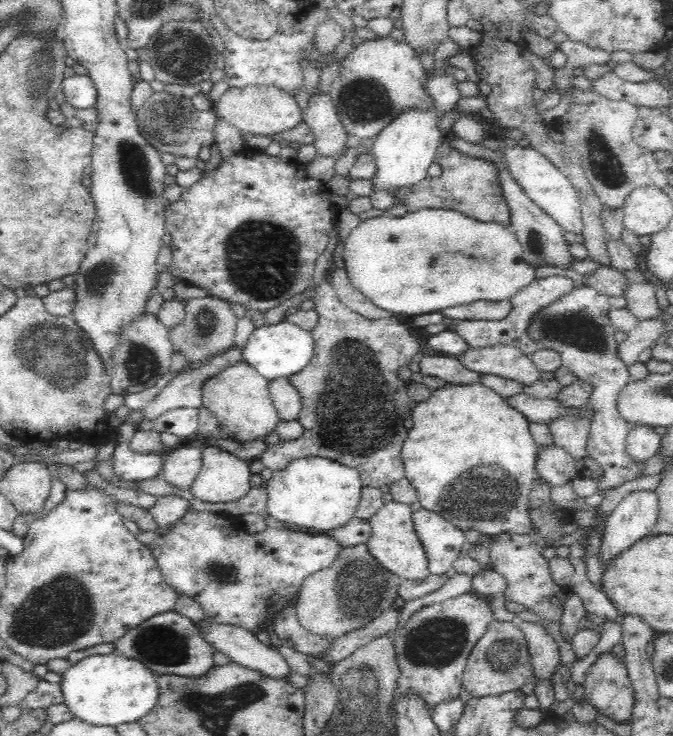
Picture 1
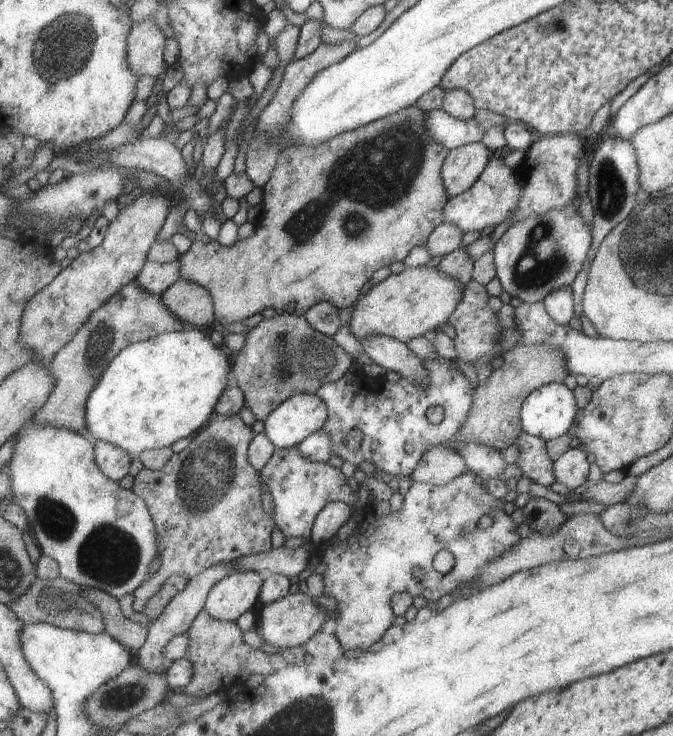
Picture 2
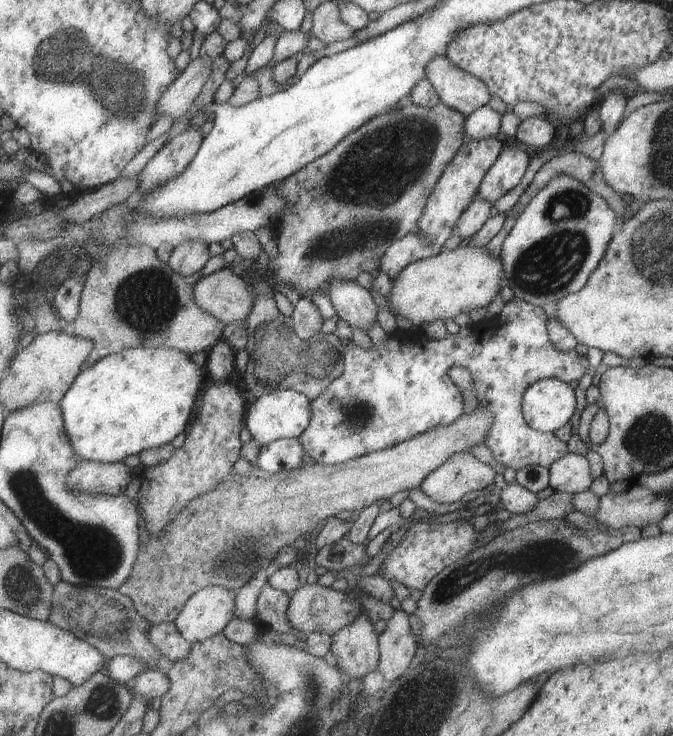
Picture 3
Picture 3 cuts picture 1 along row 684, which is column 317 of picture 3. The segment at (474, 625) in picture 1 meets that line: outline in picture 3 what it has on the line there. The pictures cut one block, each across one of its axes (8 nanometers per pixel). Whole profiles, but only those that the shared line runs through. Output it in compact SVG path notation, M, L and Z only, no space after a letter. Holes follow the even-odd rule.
M513 298L504 304L500 313L496 315L494 319L485 321L478 326L473 326L468 336L459 336L457 333L456 335L449 334L444 339L434 340L433 338L429 338L427 334L423 334L423 332L421 332L419 336L411 336L409 332L399 332L396 330L394 333L387 336L386 343L382 348L372 346L370 350L359 348L359 346L351 340L347 342L343 341L346 346L346 371L338 379L335 379L334 382L330 384L330 387L327 387L327 390L323 392L319 398L312 401L314 418L311 419L310 426L306 428L306 431L299 438L303 441L303 446L309 456L311 456L317 463L333 466L346 463L347 461L368 455L375 451L382 451L383 449L394 447L396 444L419 436L432 428L450 425L460 416L463 416L463 396L461 396L459 386L451 380L449 370L451 370L453 366L463 366L463 368L469 370L470 376L473 379L473 384L475 384L477 405L485 407L494 416L492 427L484 439L484 444L491 451L493 458L497 460L499 464L503 464L505 468L513 468L516 472L521 467L527 466L541 466L548 469L551 463L554 463L559 457L562 457L567 453L567 448L565 447L566 443L561 442L553 433L534 431L527 426L526 419L522 415L522 394L530 384L533 384L536 380L544 378L554 378L566 383L571 382L571 380L578 381L579 378L587 372L588 363L587 357L585 357L585 355L579 355L574 349L562 351L555 348L555 345L551 344L551 341L549 340L546 324L547 316L543 313L543 309L531 306L522 300Z

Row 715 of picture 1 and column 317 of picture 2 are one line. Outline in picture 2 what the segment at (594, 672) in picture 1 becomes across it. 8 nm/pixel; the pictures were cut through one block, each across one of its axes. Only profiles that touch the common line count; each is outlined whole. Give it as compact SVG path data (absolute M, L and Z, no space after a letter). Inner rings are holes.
M303 592L288 594L285 598L264 606L256 631L264 642L285 651L293 646L304 647L306 642L323 628L327 618L329 618L329 610L317 606L311 594L303 594Z

